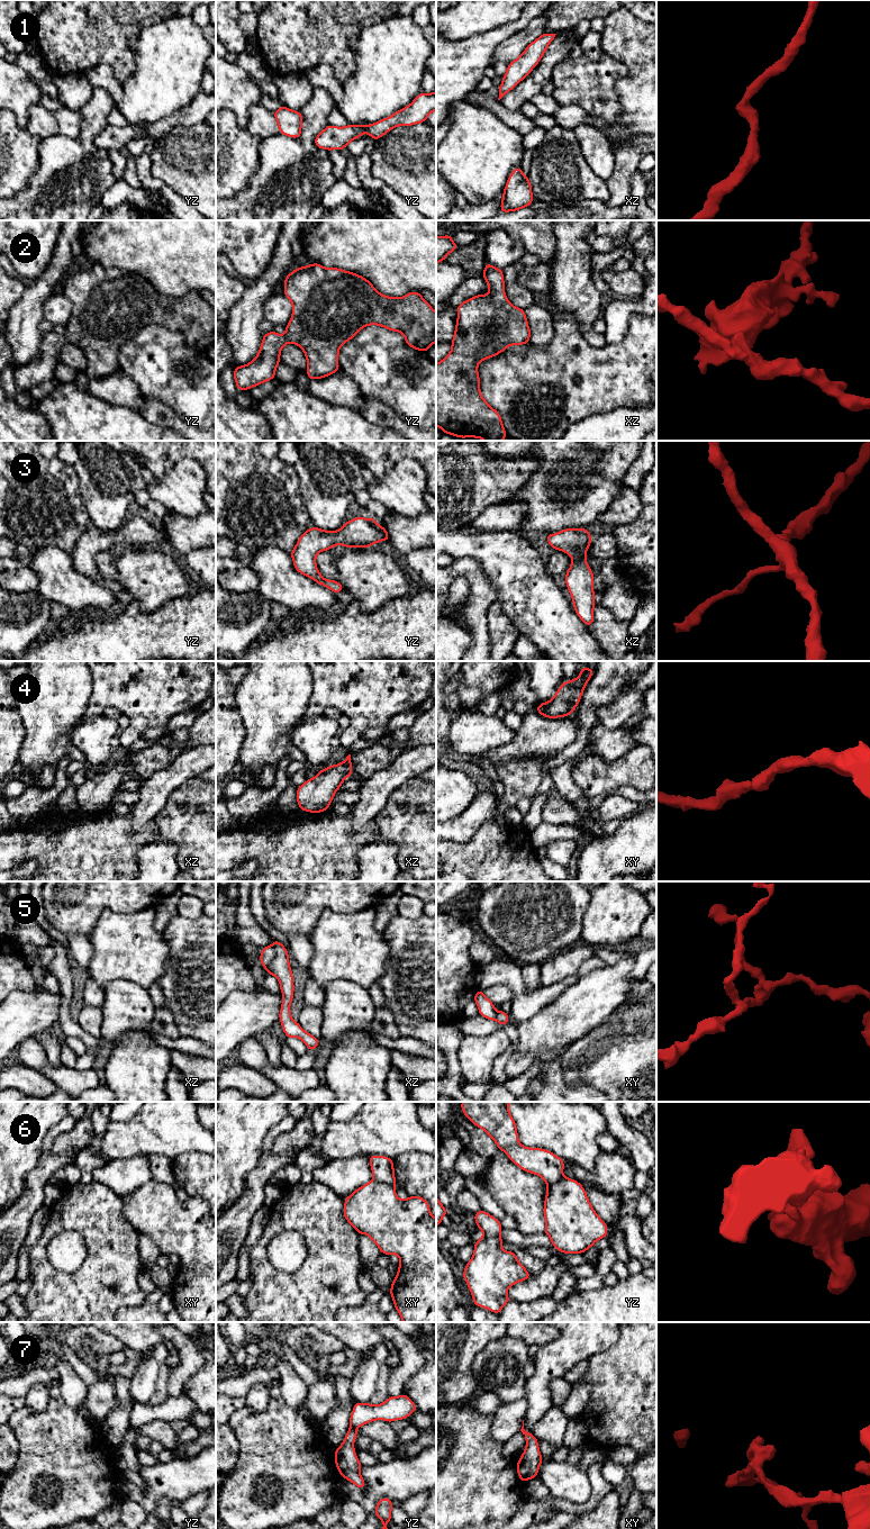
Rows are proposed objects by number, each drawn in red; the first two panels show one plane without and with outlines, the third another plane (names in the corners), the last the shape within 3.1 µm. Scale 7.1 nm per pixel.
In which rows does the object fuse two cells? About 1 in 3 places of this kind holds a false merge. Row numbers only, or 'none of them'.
5, 6

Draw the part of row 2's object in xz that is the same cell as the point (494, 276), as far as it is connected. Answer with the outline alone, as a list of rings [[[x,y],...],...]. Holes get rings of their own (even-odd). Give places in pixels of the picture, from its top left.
[[[486,262],[482,277],[488,283],[489,293],[477,295],[456,307],[457,319],[451,342],[452,350],[442,361],[436,363],[436,426],[445,434],[461,438],[475,437],[483,441],[502,441],[507,437],[507,433],[499,413],[481,396],[478,364],[486,359],[498,355],[510,345],[529,343],[531,329],[525,310],[513,306],[506,297],[502,269]]]

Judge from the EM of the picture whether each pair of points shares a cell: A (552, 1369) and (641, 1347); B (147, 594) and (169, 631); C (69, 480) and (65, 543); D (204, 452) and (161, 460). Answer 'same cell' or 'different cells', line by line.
A: different cells
B: different cells
C: same cell
D: same cell

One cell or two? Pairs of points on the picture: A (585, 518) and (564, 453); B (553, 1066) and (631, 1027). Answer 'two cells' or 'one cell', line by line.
A: one cell
B: two cells

